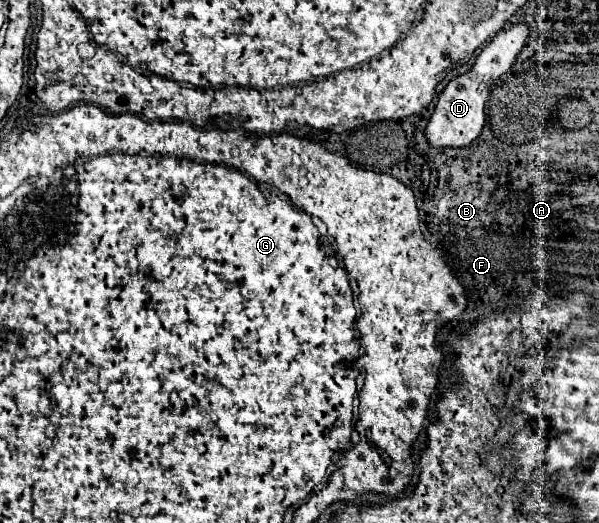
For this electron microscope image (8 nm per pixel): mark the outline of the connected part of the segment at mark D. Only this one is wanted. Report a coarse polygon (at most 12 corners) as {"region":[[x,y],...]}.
{"region":[[529,29],[501,31],[447,83],[425,127],[429,147],[465,147],[485,125],[489,89]]}

